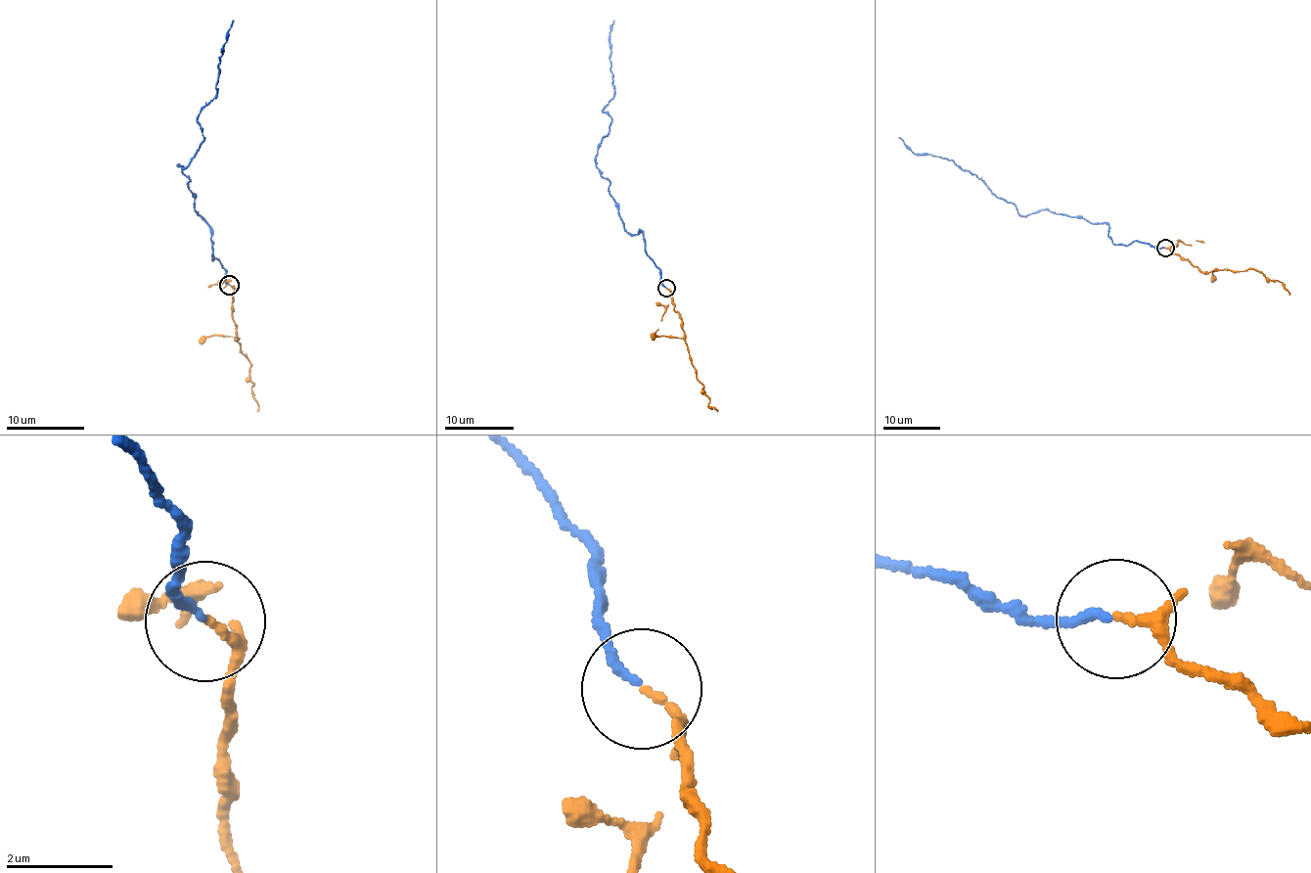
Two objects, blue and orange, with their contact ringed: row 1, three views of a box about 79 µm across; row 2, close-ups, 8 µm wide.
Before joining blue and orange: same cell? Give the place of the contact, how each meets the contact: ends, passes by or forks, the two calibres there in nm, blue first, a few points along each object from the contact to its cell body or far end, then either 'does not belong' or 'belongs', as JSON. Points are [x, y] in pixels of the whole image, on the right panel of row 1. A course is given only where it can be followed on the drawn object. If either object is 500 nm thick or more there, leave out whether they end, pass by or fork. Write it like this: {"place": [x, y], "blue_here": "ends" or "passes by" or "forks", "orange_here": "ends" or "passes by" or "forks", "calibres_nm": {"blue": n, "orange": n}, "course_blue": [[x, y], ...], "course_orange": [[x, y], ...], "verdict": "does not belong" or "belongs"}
{"place": [1165, 248], "blue_here": "ends", "orange_here": "passes by", "calibres_nm": {"blue": 160, "orange": 110}, "course_blue": [[1164, 249], [1114, 244], [1105, 222], [1043, 209], [1020, 216], [973, 173], [914, 154], [899, 136]], "course_orange": [[1165, 249], [1203, 272], [1253, 269], [1282, 284], [1289, 294]], "verdict": "belongs"}

